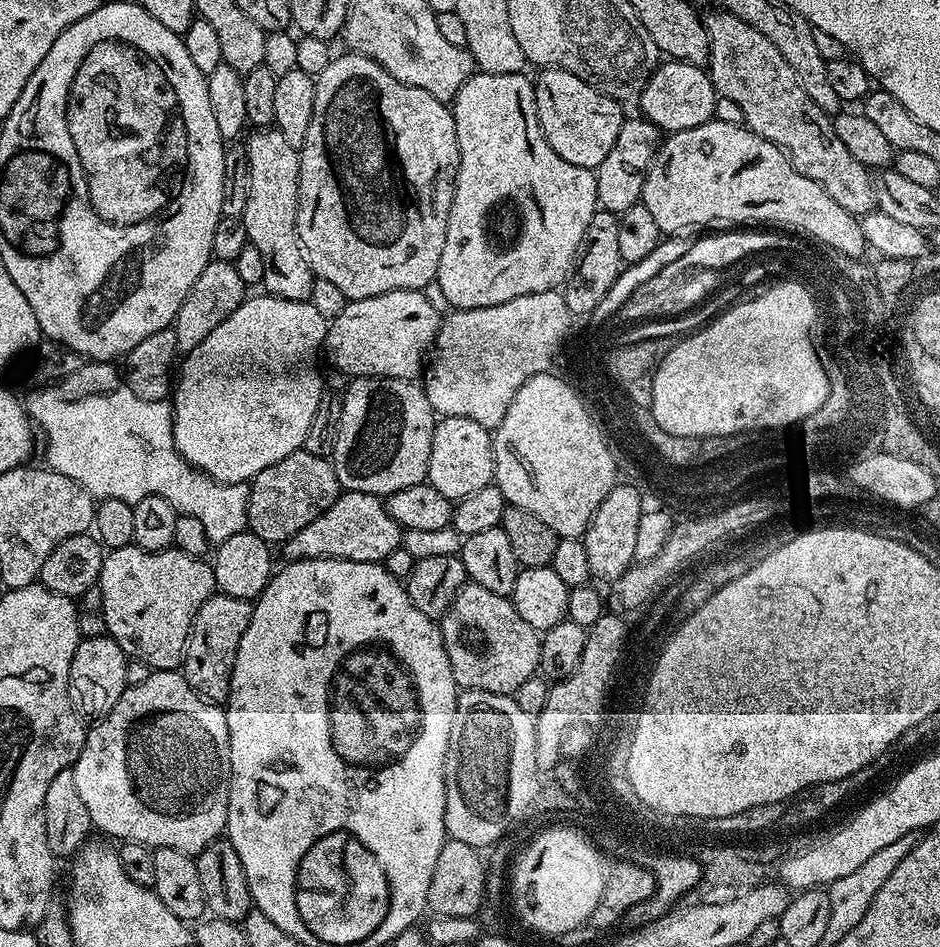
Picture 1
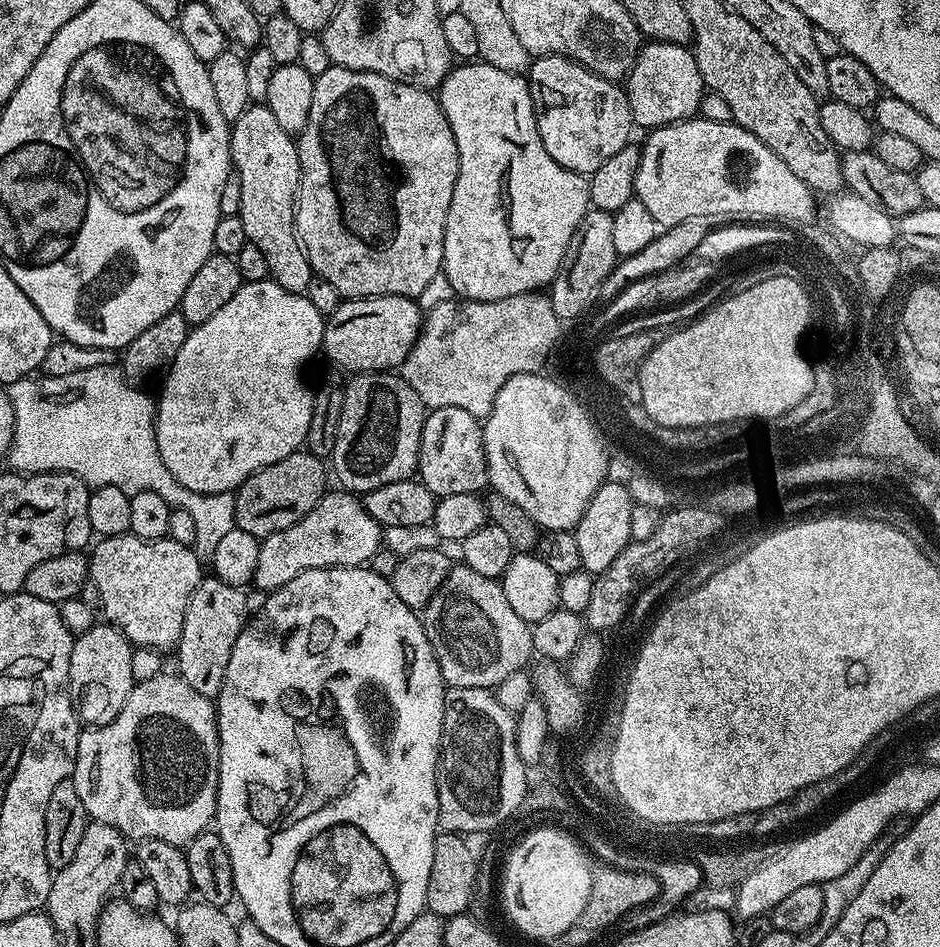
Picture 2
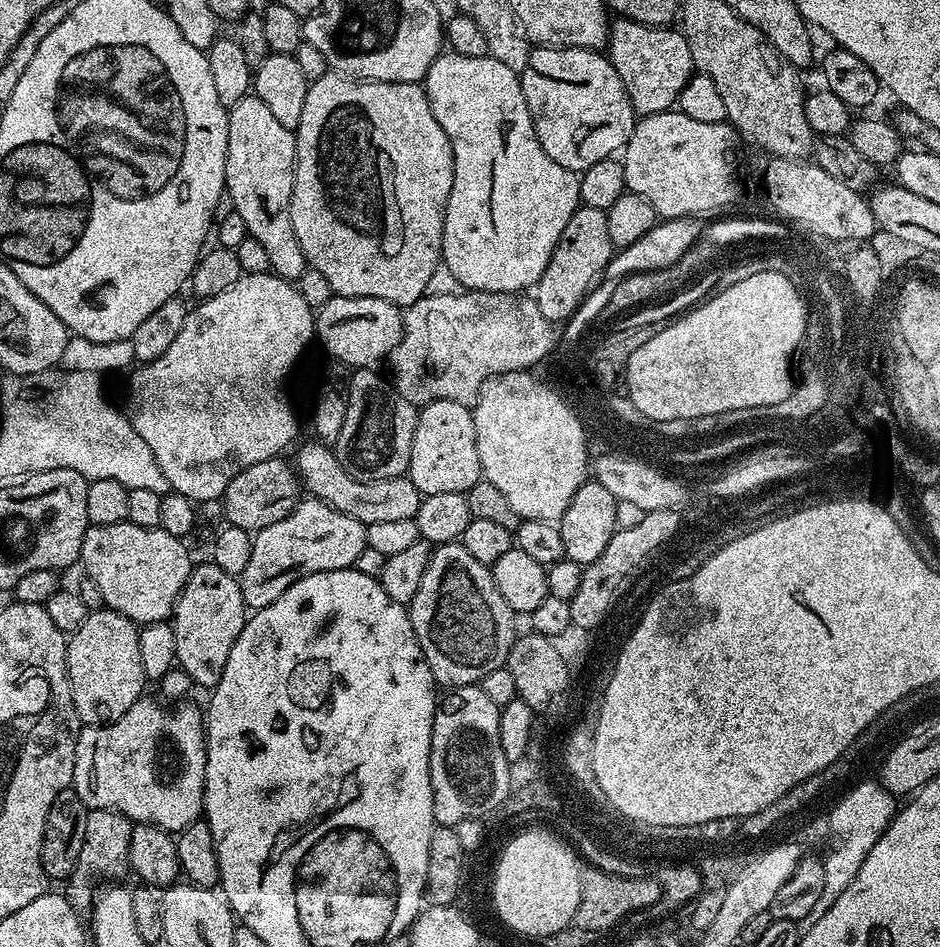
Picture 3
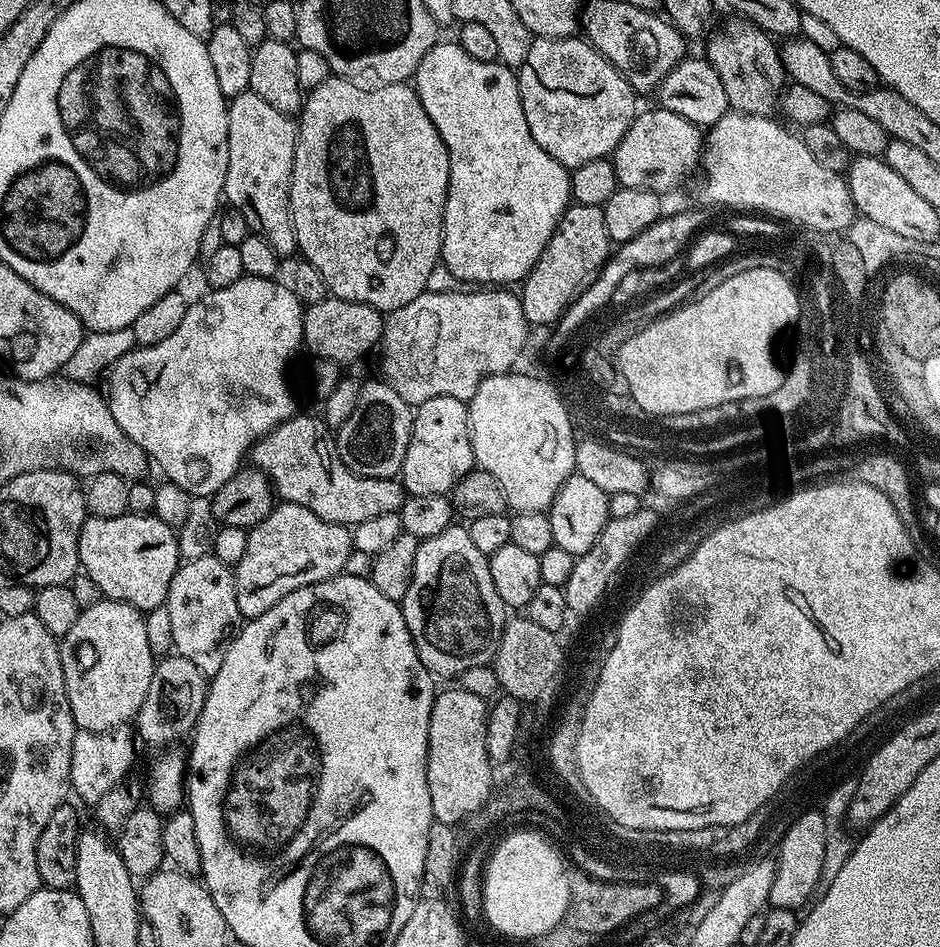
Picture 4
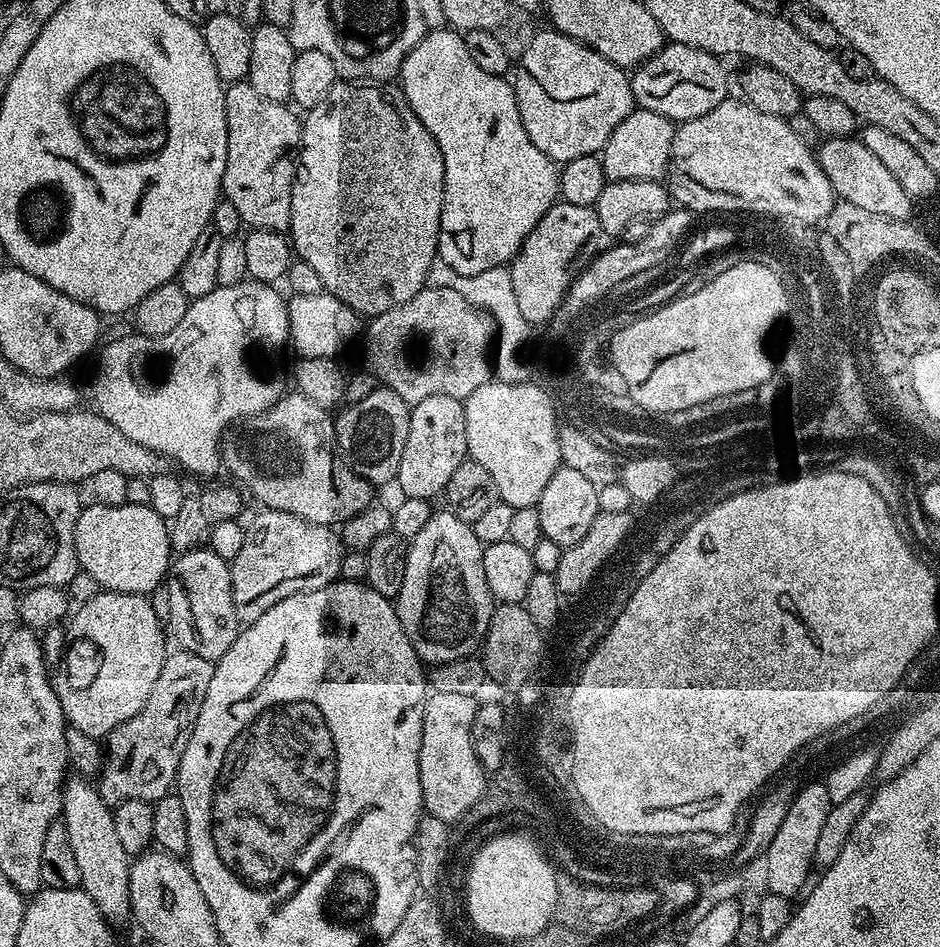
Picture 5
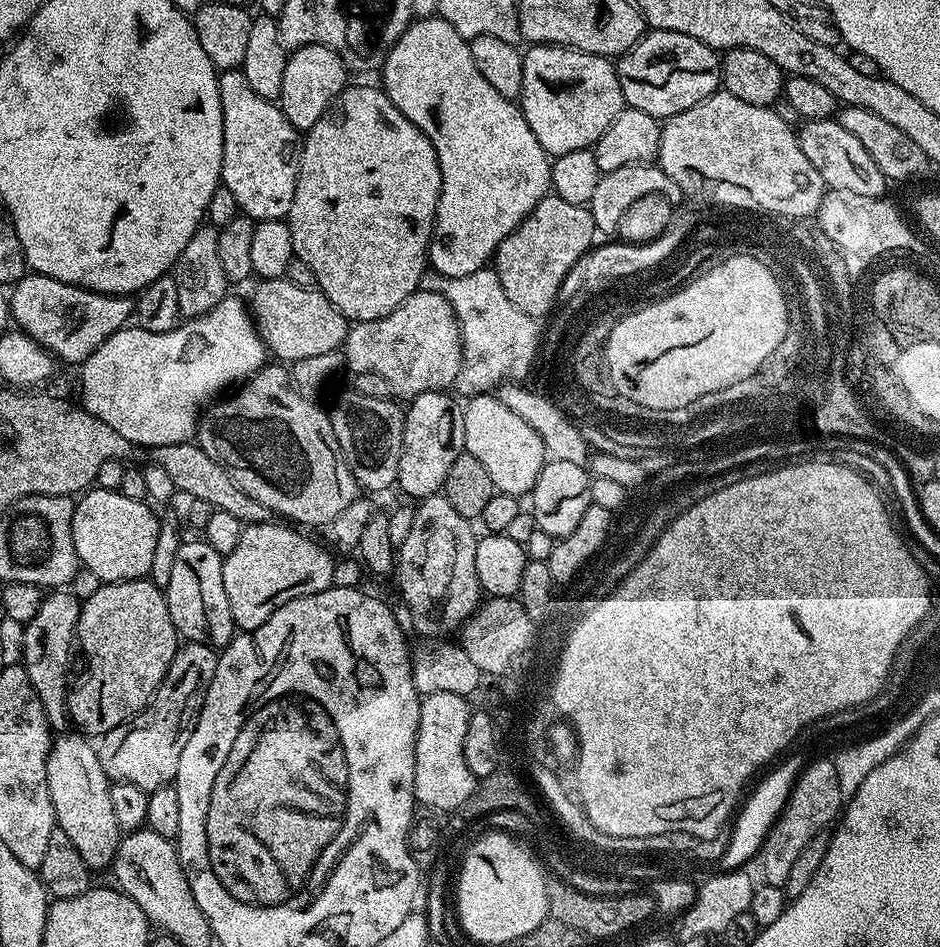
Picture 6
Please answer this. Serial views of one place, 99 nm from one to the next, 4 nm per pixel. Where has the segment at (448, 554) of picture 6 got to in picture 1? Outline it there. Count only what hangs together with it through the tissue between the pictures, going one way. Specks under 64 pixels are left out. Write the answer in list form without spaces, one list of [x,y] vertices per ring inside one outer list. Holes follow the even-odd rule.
[[[465,583],[452,605],[439,617],[438,627],[457,689],[512,696],[522,682],[537,675],[541,633],[518,614],[509,597]]]

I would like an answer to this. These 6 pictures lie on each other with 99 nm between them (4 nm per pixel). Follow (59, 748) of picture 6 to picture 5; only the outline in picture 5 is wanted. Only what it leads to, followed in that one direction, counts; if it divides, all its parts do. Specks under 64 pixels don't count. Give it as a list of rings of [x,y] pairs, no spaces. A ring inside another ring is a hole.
[[[69,779],[64,785],[64,807],[62,809],[62,819],[66,826],[66,834],[70,834],[70,846],[74,850],[74,858],[78,861],[78,874],[80,875],[80,887],[98,906],[98,910],[105,920],[113,926],[119,926],[124,919],[132,916],[132,903],[130,902],[130,878],[128,869],[130,867],[130,857],[126,850],[122,850],[119,839],[114,831],[113,809],[100,797],[99,787],[92,788],[87,779]]]

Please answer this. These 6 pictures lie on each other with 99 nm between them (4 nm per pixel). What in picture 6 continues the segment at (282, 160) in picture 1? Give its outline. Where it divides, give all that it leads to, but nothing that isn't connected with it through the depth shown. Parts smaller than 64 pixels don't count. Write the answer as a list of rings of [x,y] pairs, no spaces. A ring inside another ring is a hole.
[[[224,70],[218,76],[218,98],[222,102],[224,115],[224,149],[222,150],[222,186],[234,194],[240,212],[253,222],[261,220],[284,220],[294,202],[296,175],[300,172],[301,133],[287,120],[279,103],[254,94],[250,82],[246,82],[243,71]]]

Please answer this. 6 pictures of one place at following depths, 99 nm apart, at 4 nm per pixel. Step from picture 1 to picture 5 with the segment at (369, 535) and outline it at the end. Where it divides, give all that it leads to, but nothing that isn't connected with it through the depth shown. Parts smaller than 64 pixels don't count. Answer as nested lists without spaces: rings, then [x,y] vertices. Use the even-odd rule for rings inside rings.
[[[264,508],[252,521],[247,521],[244,533],[246,542],[242,542],[242,551],[238,558],[230,562],[234,610],[241,625],[253,624],[258,618],[262,618],[262,614],[266,614],[266,610],[270,610],[270,606],[282,602],[282,598],[290,598],[299,592],[318,590],[339,577],[340,563],[346,549],[341,544],[339,535],[329,525],[306,522],[306,518],[298,518],[282,510]]]

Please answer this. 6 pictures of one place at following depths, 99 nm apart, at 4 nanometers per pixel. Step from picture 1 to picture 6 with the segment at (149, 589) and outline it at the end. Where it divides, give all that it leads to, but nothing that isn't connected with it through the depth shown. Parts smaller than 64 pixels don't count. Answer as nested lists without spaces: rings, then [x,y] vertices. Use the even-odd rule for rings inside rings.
[[[93,486],[75,501],[75,506],[72,541],[76,559],[83,567],[94,570],[94,574],[98,574],[98,578],[105,584],[143,580],[149,575],[160,520],[145,501],[126,498],[126,494],[119,490]]]

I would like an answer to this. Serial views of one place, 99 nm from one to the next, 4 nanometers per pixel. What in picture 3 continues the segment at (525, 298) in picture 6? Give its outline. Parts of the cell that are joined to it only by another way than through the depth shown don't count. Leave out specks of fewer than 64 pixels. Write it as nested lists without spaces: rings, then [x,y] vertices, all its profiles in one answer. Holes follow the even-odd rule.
[[[577,208],[570,222],[566,222],[566,230],[562,230],[562,238],[558,238],[558,246],[554,246],[554,254],[550,254],[546,270],[542,270],[542,278],[538,278],[534,286],[534,299],[538,310],[542,310],[544,317],[553,326],[571,321],[580,309],[580,303],[604,279],[606,266],[614,255],[607,217],[608,213],[603,208]]]

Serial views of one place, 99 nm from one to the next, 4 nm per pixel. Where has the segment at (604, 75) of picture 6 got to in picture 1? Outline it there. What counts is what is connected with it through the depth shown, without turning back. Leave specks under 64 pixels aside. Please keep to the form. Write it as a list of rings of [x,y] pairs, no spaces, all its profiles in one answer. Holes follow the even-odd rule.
[[[545,68],[539,74],[534,80],[536,113],[546,142],[550,142],[558,158],[566,158],[574,166],[599,169],[626,119],[621,101],[594,90],[594,86],[561,68]]]

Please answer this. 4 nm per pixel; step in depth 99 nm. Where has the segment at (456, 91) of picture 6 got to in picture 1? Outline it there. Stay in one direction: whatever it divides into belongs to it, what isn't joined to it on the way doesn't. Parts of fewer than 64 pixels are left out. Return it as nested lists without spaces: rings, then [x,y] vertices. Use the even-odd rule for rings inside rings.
[[[477,71],[462,86],[462,90],[458,90],[456,99],[451,101],[450,107],[452,117],[456,123],[456,133],[458,134],[458,150],[460,151],[460,165],[456,171],[456,189],[454,190],[454,198],[450,206],[450,218],[446,226],[446,246],[442,246],[442,258],[438,262],[438,270],[436,271],[435,282],[442,288],[443,294],[446,296],[446,302],[453,309],[462,308],[485,308],[486,306],[498,306],[502,302],[510,302],[510,298],[522,298],[522,294],[538,294],[545,292],[551,288],[559,289],[561,285],[567,281],[573,264],[576,262],[576,251],[580,248],[582,242],[582,234],[586,234],[586,226],[590,226],[590,218],[594,218],[594,214],[598,211],[598,201],[596,199],[596,172],[591,168],[583,168],[582,166],[574,166],[570,162],[566,162],[566,158],[558,158],[558,154],[554,154],[554,150],[550,146],[550,142],[546,142],[542,126],[538,122],[538,114],[536,113],[536,89],[531,79],[527,80],[527,75],[515,72],[514,74],[490,74],[489,72]]]

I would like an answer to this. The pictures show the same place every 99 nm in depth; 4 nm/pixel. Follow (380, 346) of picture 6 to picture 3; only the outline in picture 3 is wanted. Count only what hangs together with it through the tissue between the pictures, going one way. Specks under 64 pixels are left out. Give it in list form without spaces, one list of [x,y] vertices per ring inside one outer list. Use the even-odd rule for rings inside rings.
[[[460,290],[456,294],[424,295],[422,299],[403,309],[404,337],[393,350],[391,383],[406,402],[423,406],[439,400],[453,400],[459,404],[475,405],[480,387],[493,376],[507,372],[535,369],[539,360],[547,361],[554,348],[554,326],[538,310],[535,299],[528,294],[514,292],[474,292]]]

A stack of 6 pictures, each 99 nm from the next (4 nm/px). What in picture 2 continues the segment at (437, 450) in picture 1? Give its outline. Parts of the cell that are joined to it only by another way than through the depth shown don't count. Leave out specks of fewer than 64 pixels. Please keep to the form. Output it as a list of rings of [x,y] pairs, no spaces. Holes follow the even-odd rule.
[[[446,406],[445,408],[431,409],[425,415],[424,429],[422,430],[422,442],[420,443],[420,467],[418,469],[418,478],[426,486],[426,490],[430,490],[438,498],[454,494],[470,494],[483,493],[483,488],[489,487],[488,482],[488,463],[486,462],[486,454],[484,453],[484,429],[481,421],[474,414],[466,414],[466,410],[458,410],[458,406]]]

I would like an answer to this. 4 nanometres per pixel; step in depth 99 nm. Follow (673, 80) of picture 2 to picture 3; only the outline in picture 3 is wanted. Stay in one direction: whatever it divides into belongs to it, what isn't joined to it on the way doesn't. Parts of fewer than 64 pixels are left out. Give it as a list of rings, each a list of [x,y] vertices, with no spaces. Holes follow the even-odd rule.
[[[616,18],[611,21],[606,45],[606,55],[612,61],[618,78],[622,78],[622,86],[628,92],[632,109],[637,117],[667,112],[679,101],[683,88],[694,75],[690,48],[684,33],[672,26],[655,28],[642,22],[634,22],[627,18]]]

